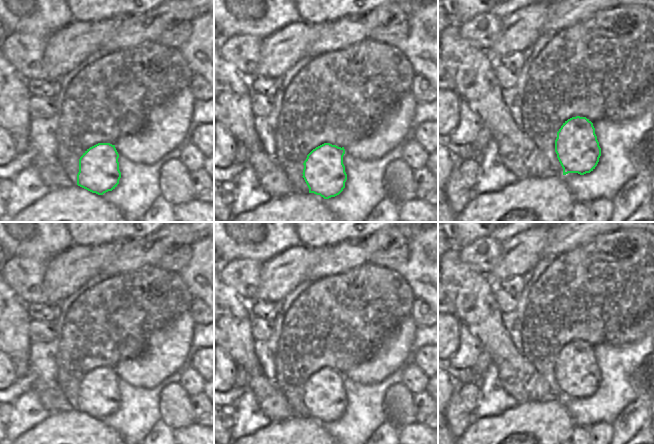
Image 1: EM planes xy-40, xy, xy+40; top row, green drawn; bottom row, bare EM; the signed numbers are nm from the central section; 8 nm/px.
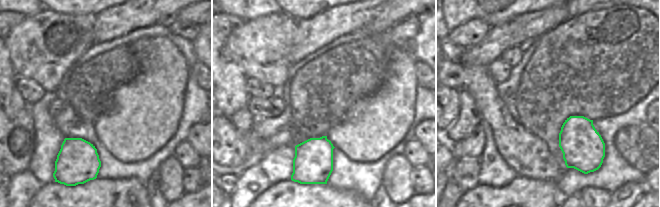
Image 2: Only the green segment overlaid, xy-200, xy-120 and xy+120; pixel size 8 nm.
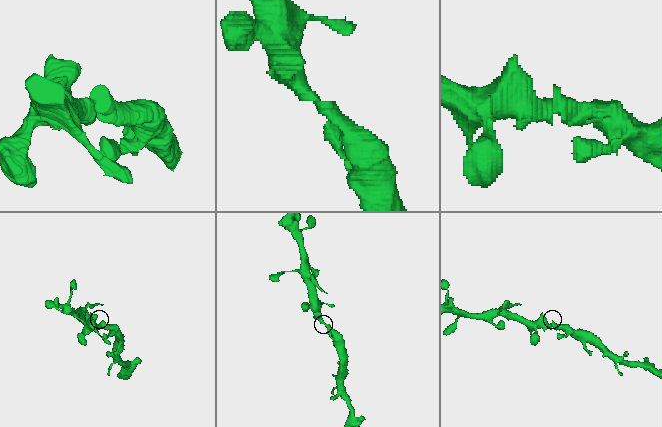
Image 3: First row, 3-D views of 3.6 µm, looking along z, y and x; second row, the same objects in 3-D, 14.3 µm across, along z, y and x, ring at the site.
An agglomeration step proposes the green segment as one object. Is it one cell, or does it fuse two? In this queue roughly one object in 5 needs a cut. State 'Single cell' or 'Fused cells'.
Single cell

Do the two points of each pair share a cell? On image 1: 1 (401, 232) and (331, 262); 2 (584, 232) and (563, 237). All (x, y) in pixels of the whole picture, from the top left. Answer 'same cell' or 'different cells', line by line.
1: same cell
2: same cell

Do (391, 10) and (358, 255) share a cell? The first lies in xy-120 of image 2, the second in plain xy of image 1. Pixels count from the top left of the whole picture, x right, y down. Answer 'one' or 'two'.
one

